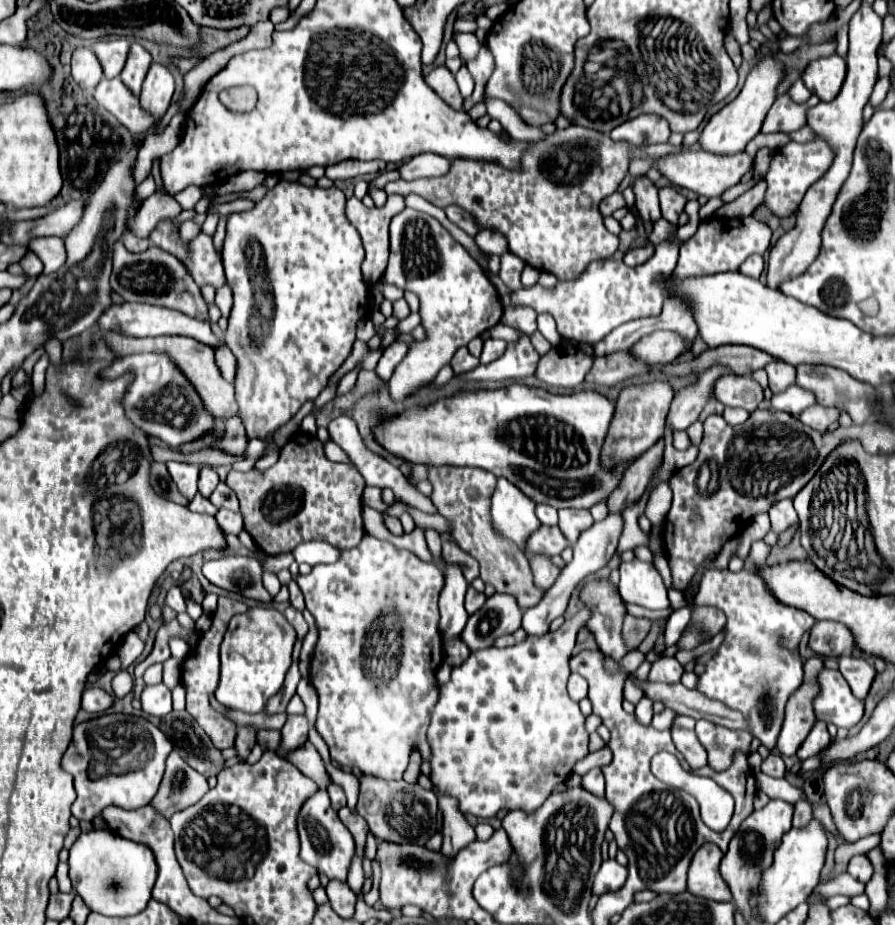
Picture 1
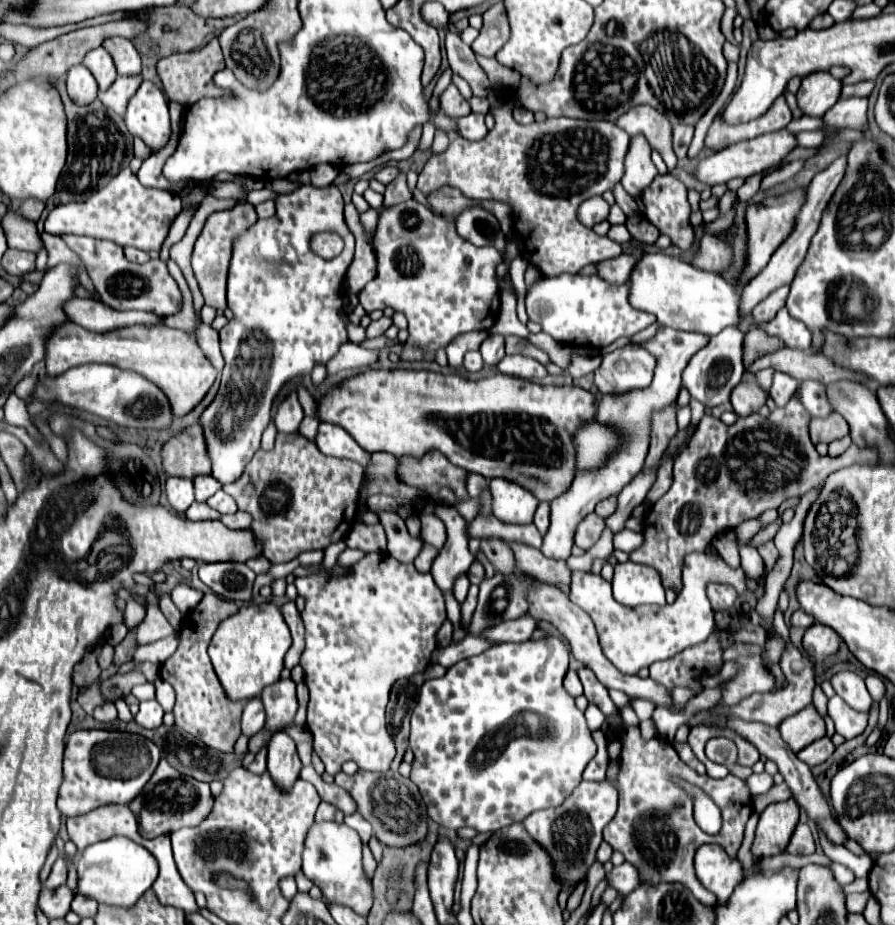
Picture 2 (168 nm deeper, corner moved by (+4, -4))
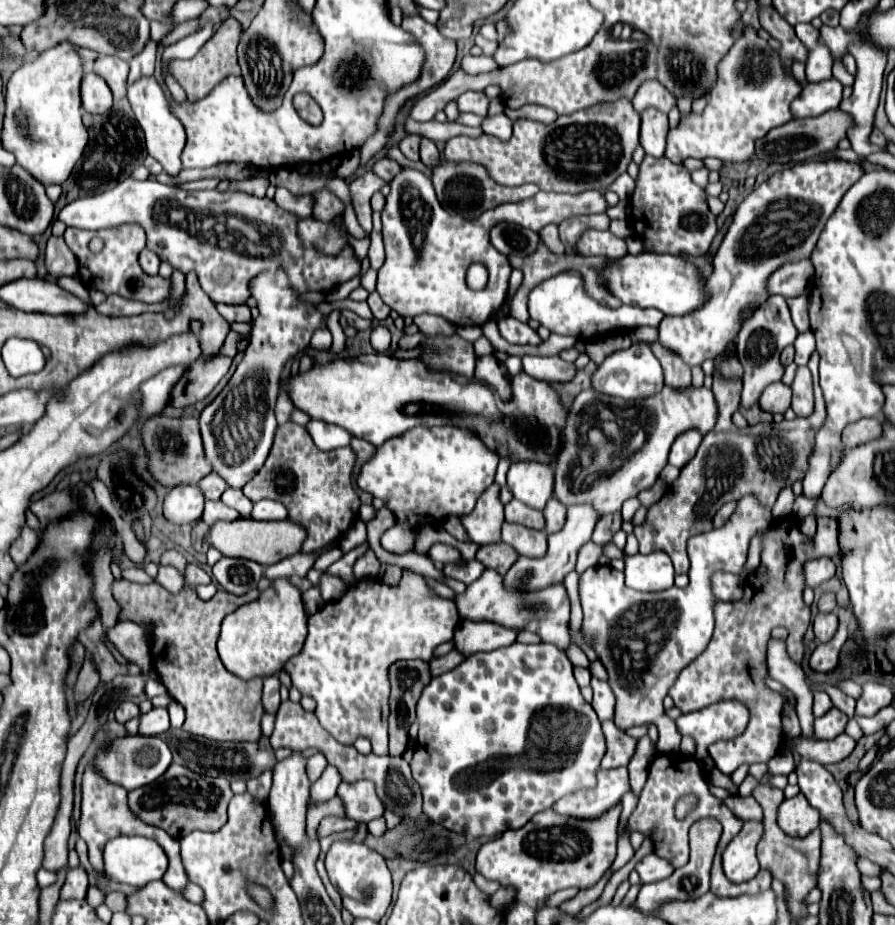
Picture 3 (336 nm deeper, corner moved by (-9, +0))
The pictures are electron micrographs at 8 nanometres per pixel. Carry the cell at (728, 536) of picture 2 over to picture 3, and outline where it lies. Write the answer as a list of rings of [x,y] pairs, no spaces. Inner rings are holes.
[[[732,501],[732,503],[726,503],[716,515],[714,515],[714,527],[722,527],[722,523],[724,521],[728,521],[730,519],[730,515],[736,511],[736,501]]]

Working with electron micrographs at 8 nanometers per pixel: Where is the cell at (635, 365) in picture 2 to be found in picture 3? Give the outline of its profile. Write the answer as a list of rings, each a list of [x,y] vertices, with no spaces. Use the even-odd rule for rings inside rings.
[[[636,343],[624,351],[616,351],[604,359],[604,363],[592,375],[592,387],[600,393],[622,397],[622,399],[644,399],[664,387],[664,371],[656,355],[652,355],[650,345]]]

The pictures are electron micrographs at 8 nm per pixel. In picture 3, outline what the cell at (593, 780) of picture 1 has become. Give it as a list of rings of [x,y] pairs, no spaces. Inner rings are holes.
[[[604,721],[602,731],[606,737],[606,745],[608,745],[608,751],[602,759],[602,769],[628,765],[628,761],[634,753],[634,747],[636,747],[636,739],[628,737],[622,729],[618,729],[614,725],[614,721]]]

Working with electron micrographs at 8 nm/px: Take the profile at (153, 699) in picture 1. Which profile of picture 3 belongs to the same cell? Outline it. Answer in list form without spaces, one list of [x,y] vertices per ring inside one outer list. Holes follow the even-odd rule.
[[[154,707],[150,713],[140,717],[140,735],[162,735],[170,729],[168,721],[168,709],[166,707]]]

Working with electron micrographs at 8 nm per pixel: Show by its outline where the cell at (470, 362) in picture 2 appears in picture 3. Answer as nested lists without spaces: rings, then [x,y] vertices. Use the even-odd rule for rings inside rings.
[[[484,355],[484,357],[476,359],[476,377],[484,383],[494,385],[500,391],[500,395],[504,399],[508,399],[508,395],[510,395],[508,373],[506,373],[504,365],[494,355]]]

